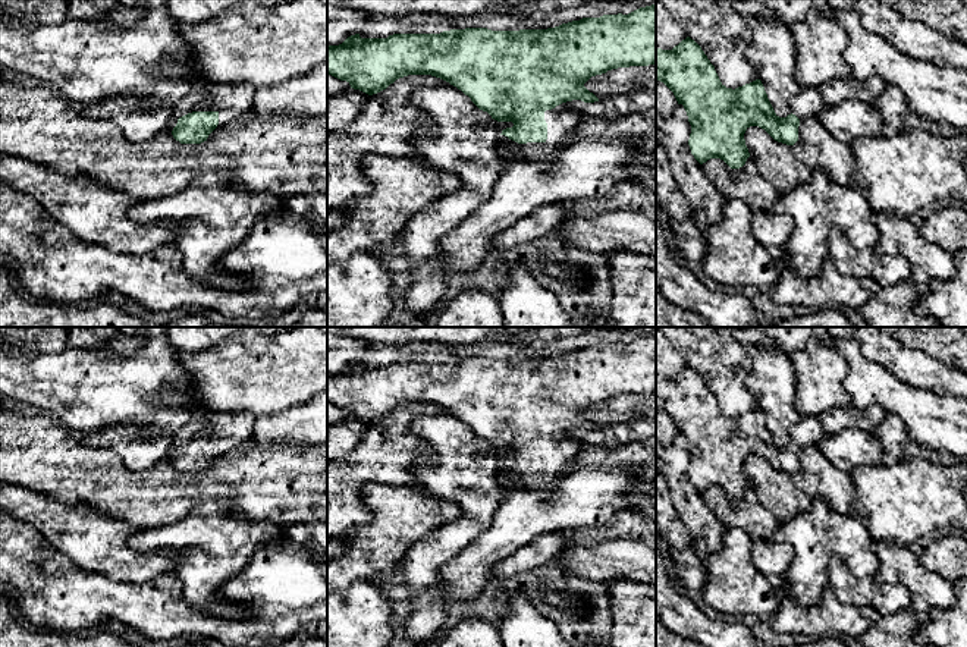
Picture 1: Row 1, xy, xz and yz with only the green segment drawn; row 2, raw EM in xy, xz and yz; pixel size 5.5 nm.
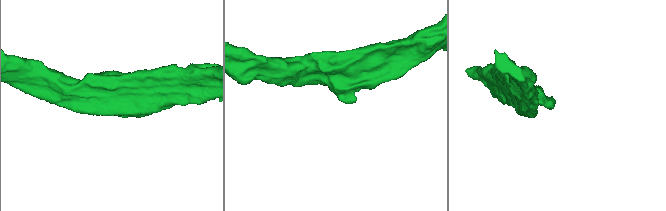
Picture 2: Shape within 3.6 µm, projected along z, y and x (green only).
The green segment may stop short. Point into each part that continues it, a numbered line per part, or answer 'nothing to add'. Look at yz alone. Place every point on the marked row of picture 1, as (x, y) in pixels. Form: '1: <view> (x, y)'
1: yz (809, 101)

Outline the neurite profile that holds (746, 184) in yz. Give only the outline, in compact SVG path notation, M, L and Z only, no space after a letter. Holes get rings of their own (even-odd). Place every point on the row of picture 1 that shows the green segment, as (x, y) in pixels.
M753 157L740 169L731 169L720 158L701 164L703 172L726 200L740 200L751 211L751 227L759 242L779 252L791 233L792 220L776 211L779 192L759 172Z

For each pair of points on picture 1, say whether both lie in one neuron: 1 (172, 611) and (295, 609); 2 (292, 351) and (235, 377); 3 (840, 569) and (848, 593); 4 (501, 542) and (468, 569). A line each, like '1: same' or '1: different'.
1: same
2: same
3: same
4: same

